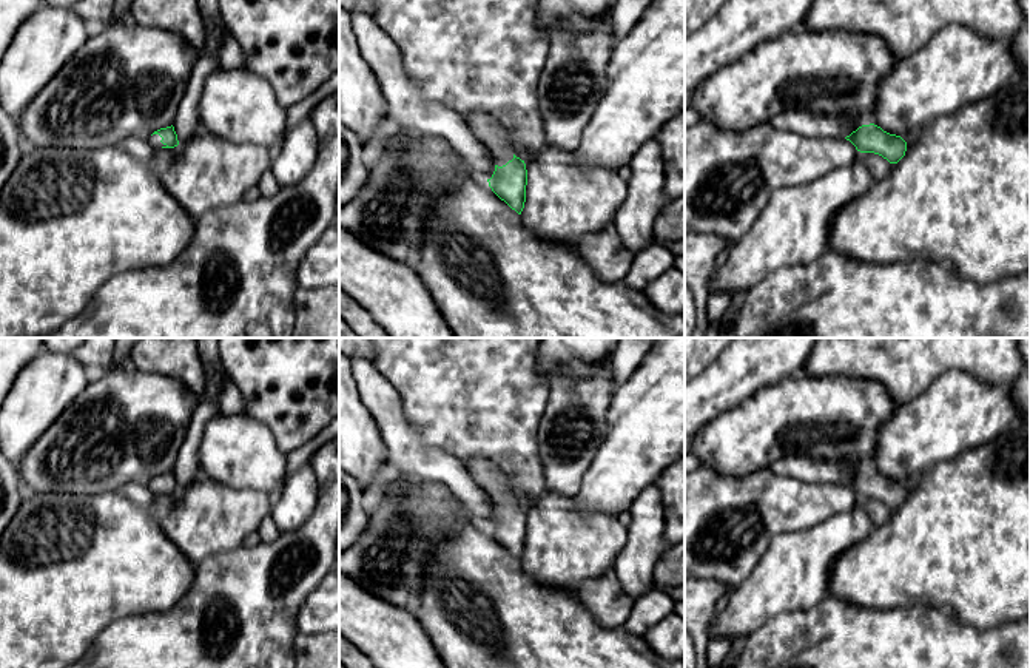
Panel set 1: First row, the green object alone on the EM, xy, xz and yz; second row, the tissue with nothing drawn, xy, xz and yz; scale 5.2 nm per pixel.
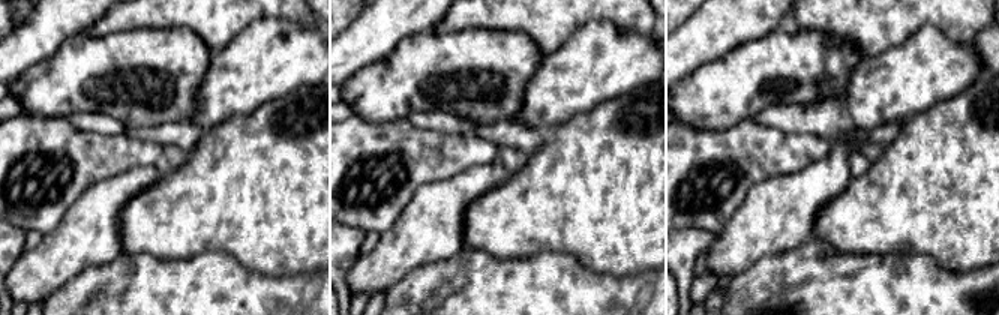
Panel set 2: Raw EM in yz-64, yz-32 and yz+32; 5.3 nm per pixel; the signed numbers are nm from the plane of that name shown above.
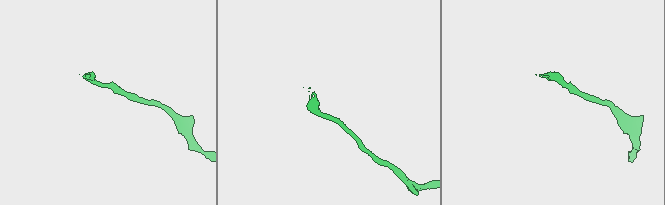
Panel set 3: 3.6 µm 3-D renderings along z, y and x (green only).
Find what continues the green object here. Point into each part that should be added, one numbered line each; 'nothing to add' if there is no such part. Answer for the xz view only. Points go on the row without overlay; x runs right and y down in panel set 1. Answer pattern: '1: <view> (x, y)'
1: xz (486, 474)

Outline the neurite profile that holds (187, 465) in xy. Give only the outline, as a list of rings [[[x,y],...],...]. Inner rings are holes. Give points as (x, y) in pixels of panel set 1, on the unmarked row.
[[[199,401],[196,406],[188,424],[187,437],[177,452],[176,464],[173,467],[179,489],[183,489],[196,474],[202,472],[199,447],[207,423],[217,413],[220,412],[219,404],[216,403]]]

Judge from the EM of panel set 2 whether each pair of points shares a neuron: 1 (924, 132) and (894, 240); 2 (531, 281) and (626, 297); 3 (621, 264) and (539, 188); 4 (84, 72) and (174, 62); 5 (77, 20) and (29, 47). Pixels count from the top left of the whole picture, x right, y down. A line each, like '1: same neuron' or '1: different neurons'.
1: same neuron
2: same neuron
3: same neuron
4: same neuron
5: same neuron

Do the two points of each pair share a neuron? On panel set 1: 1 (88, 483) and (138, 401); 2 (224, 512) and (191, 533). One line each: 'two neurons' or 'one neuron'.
1: one neuron
2: one neuron

